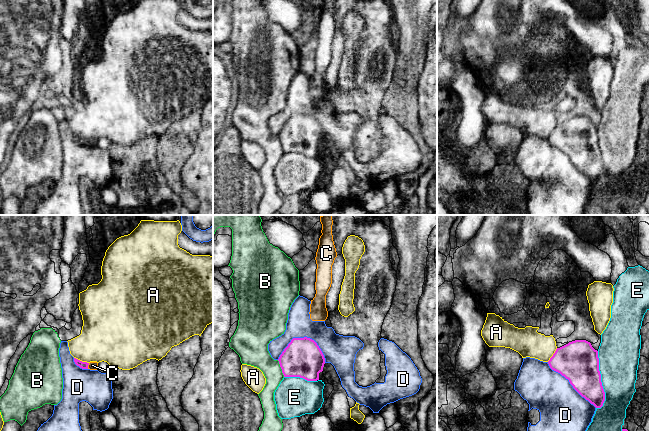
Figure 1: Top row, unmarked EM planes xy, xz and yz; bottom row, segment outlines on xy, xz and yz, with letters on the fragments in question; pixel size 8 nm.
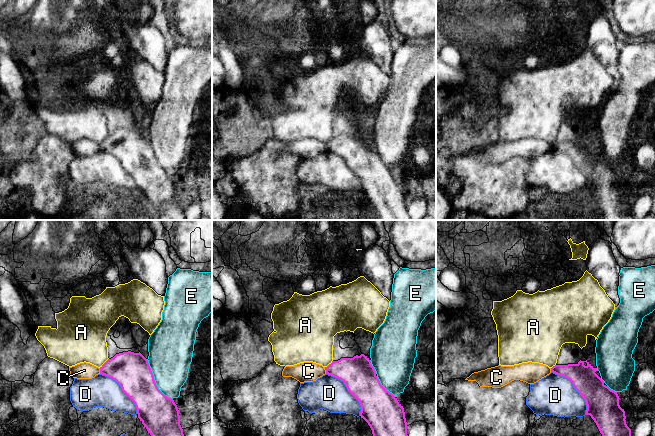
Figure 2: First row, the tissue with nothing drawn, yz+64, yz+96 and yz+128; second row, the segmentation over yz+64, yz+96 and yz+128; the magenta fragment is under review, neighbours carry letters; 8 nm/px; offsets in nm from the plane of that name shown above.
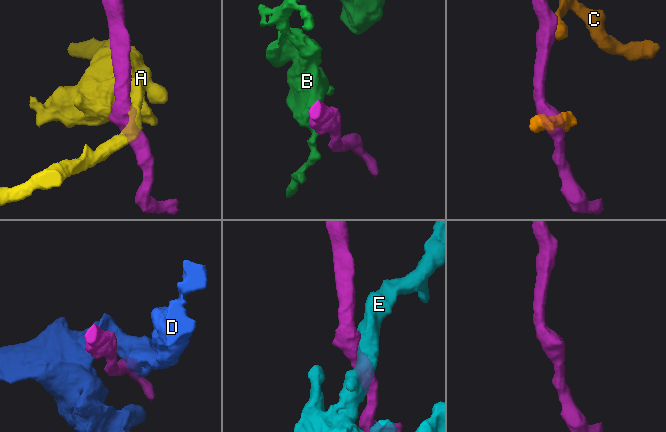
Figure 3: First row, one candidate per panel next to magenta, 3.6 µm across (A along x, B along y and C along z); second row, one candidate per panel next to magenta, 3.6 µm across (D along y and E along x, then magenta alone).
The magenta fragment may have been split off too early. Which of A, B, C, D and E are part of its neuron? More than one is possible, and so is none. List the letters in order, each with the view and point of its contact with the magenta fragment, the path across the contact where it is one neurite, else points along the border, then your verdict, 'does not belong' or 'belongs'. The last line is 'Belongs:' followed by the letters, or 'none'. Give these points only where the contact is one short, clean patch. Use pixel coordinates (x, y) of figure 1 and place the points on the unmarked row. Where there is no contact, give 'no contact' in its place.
A: contact xy (81, 137); does not belong
B: contact xz (281, 144); border xz (277, 136), (284, 152); does not belong
C: contact xy (87, 142); border xy (89, 139), (87, 144); does not belong
D: contact xz (304, 113); does not belong
E: contact yz (600, 156); does not belong
Belongs: none

